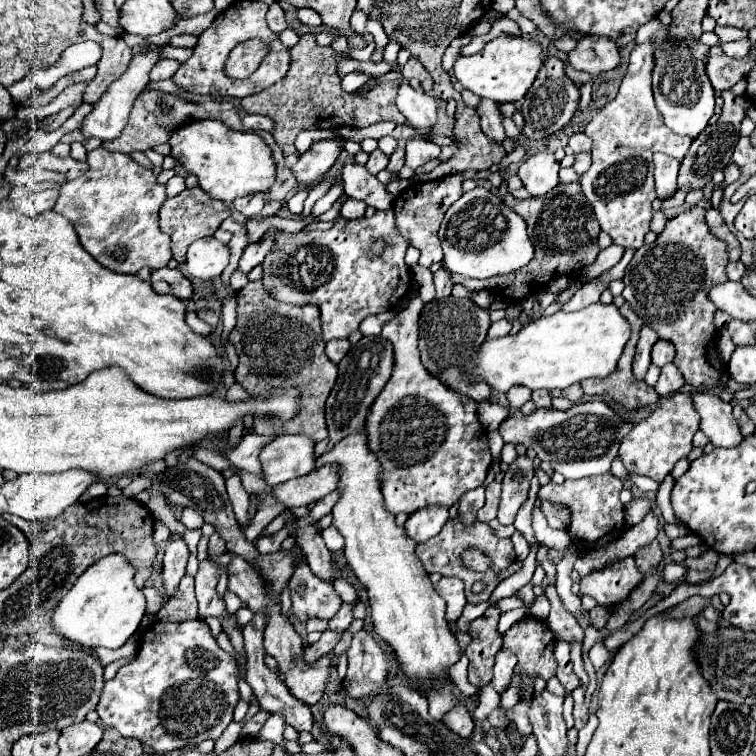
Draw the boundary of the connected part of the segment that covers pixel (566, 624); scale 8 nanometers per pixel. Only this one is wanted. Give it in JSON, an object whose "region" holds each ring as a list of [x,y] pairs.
{"region":[[[554,583],[548,585],[546,597],[548,597],[550,605],[552,605],[550,615],[548,615],[548,627],[550,627],[552,631],[556,631],[558,635],[562,635],[564,641],[570,641],[570,639],[582,641],[582,639],[584,639],[584,631],[580,629],[580,625],[576,623],[576,619],[564,609],[562,599],[558,597]]]}

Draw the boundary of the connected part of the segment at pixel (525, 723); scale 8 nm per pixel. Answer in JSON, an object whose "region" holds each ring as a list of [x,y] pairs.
{"region":[[[527,700],[520,701],[508,714],[507,717],[519,727],[519,733],[523,737],[532,734],[532,726],[528,719],[528,709],[530,702]]]}

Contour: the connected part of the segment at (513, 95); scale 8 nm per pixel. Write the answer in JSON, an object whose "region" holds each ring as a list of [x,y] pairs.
{"region":[[[496,37],[484,45],[482,51],[470,57],[458,57],[454,63],[456,79],[464,89],[476,93],[482,99],[492,99],[496,103],[516,103],[522,101],[530,89],[536,73],[542,65],[542,49],[534,39],[528,37]]]}

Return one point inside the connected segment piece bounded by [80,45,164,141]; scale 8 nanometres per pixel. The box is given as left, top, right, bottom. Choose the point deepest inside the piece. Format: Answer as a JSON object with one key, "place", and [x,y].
{"place":[109,114]}

